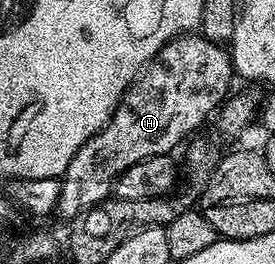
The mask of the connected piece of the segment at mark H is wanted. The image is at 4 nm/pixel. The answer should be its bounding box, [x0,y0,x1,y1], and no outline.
[57,32,233,220]

